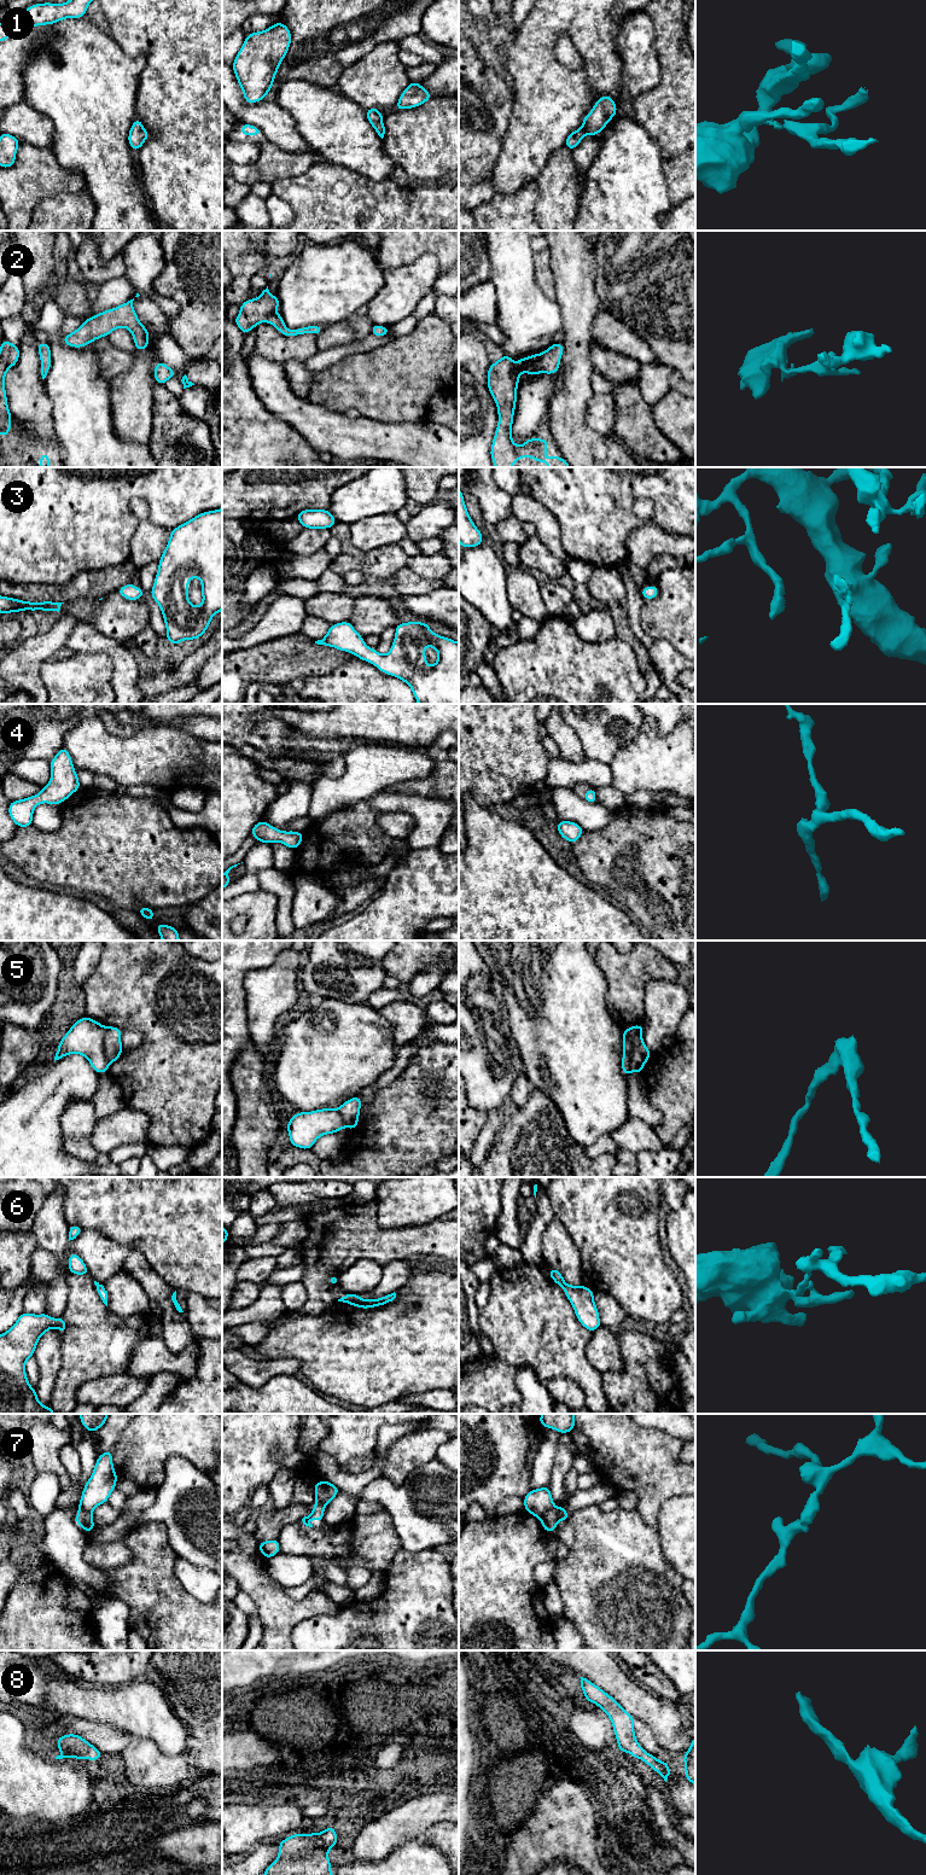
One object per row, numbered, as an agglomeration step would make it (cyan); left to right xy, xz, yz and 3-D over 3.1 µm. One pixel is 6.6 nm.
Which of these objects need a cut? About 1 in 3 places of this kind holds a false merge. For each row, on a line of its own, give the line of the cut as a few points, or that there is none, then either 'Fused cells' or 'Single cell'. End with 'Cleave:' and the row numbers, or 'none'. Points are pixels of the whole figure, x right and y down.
1: No split. Single cell
2: No split. Single cell
3: No split. Single cell
4: No split. Single cell
5: Split along yz (623, 1034), (634, 1040), (630, 1059), (632, 1071). Fused cells
6: Split along yz (565, 1284), (563, 1287). Fused cells
7: Split along yz (553, 1506), (540, 1519). Fused cells
8: No split. Single cell
Cleave: 5, 6, 7

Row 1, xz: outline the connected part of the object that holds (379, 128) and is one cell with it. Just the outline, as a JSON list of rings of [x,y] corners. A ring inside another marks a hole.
[[[371,107],[366,110],[367,120],[377,132],[377,134],[383,139],[385,134],[385,127],[383,123],[383,113],[375,109]]]

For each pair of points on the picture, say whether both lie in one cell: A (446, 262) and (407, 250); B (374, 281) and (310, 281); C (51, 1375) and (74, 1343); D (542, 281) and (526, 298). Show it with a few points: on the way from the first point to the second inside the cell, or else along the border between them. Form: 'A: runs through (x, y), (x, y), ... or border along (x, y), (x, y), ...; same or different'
A: runs through (438, 251), (435, 248), (418, 248); same
B: runs through (359, 281), (326, 281); same
C: border along (64, 1334), (60, 1368), (54, 1387); different
D: border along (534, 258), (535, 281), (553, 300); different

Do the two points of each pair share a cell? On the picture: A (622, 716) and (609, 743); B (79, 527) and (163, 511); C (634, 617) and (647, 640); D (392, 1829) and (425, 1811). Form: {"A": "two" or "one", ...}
{"A": "one", "B": "one", "C": "one", "D": "one"}

